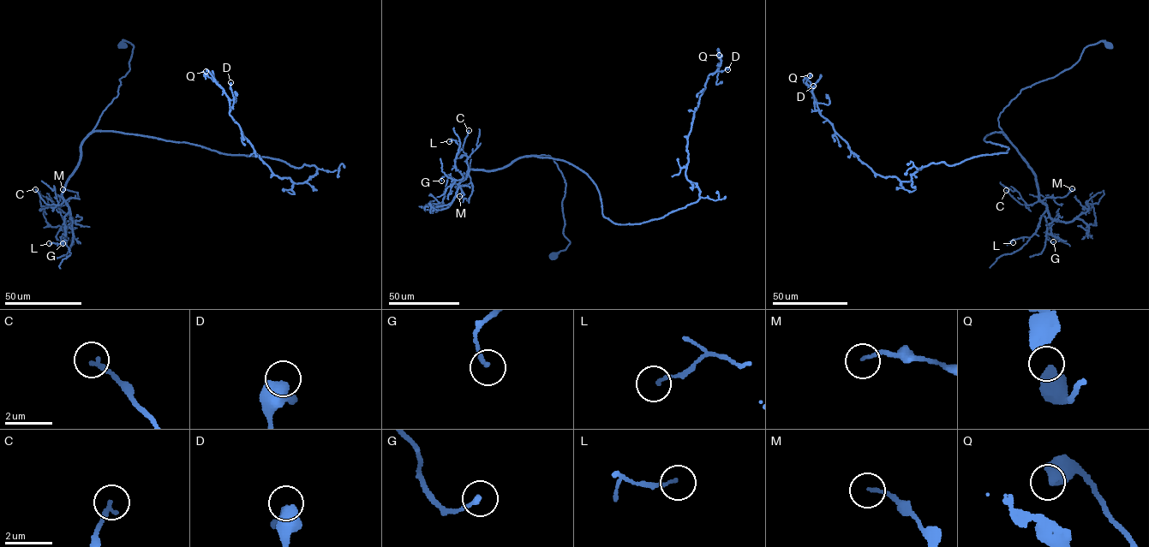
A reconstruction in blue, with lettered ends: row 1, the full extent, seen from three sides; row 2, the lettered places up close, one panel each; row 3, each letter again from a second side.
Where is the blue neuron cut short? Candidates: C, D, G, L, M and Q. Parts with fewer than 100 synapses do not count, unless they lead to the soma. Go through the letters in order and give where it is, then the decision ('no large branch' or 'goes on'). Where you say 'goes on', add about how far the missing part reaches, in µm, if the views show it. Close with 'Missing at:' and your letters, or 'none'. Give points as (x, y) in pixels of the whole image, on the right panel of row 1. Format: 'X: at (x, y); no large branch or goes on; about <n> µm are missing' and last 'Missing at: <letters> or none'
C: at (1006, 190); no large branch
D: at (813, 86); no large branch
G: at (1053, 241); no large branch
L: at (1013, 242); no large branch
M: at (1072, 188); no large branch
Q: at (810, 75); no large branch
Missing at: none

